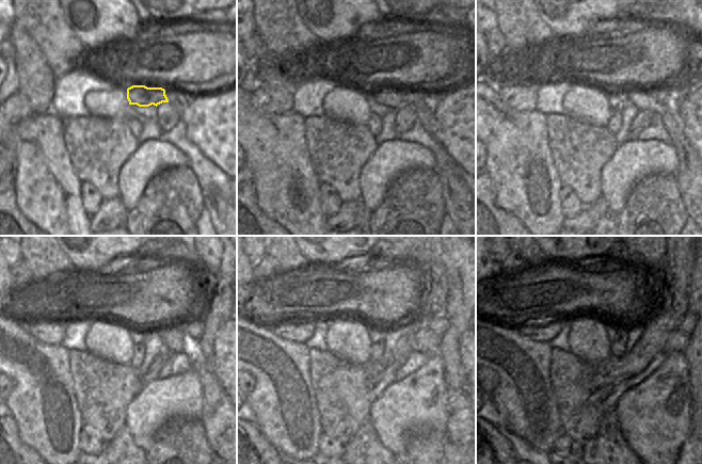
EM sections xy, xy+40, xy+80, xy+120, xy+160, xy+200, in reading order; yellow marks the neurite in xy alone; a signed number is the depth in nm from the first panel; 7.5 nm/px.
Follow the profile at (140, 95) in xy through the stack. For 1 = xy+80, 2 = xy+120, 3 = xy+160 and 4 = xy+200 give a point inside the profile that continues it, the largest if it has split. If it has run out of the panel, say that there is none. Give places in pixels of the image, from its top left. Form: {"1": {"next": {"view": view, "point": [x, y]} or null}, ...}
{"1": {"next": {"view": "xy+80", "point": [644, 99]}}, "2": {"next": {"view": "xy+120", "point": [174, 340]}}, "3": {"next": {"view": "xy+160", "point": [439, 325]}}, "4": {"next": {"view": "xy+200", "point": [686, 325]}}}

